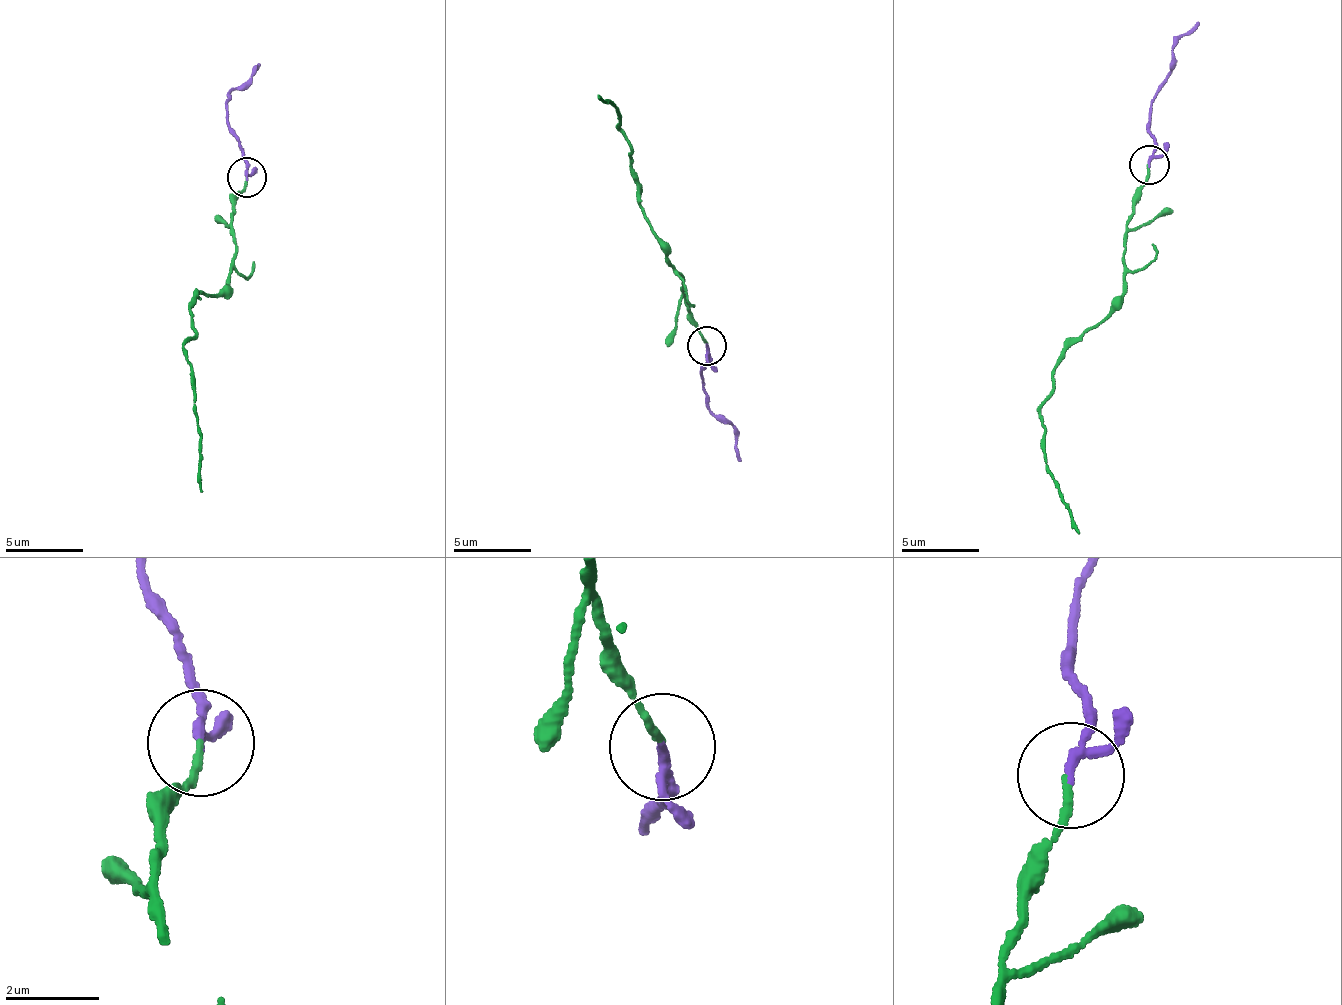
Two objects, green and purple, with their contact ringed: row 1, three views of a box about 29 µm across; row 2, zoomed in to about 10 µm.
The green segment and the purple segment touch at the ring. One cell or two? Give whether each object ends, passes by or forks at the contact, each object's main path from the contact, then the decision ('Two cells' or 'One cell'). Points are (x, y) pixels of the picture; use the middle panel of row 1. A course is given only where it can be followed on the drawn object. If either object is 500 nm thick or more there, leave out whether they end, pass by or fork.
At the ring green ends. At the ring purple passes by. Course of green: (706, 345), (693, 326), (681, 272), (668, 259), (643, 217), (638, 179), (619, 132), (614, 106), (601, 97). Course of purple: (706, 345), (709, 366), (706, 363), (704, 386), (708, 406), (732, 425), (740, 459). One cell

